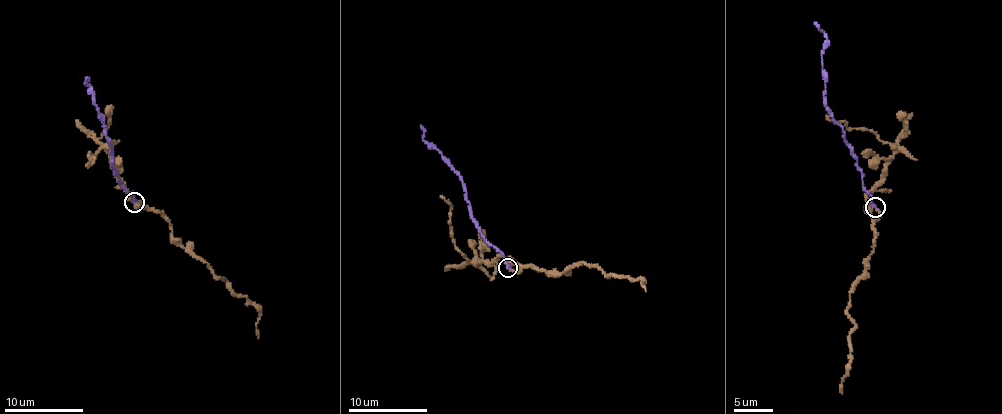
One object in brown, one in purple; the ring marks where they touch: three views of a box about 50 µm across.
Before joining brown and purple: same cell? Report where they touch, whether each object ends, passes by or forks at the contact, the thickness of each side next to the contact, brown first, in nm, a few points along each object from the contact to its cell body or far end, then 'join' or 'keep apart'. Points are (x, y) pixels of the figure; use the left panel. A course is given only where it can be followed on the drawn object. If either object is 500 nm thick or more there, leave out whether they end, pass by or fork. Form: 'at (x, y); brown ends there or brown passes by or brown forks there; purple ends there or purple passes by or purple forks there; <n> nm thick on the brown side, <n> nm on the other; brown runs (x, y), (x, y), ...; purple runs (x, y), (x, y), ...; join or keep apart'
at (134, 202); brown ends there; purple ends there; 150 nm thick on the brown side, 200 nm on the other; brown runs (133, 202), (154, 208), (185, 249), (247, 298), (259, 313), (258, 338); purple runs (133, 202), (134, 193), (128, 191), (112, 167), (113, 152), (104, 131), (104, 116), (98, 113), (86, 78); keep apart

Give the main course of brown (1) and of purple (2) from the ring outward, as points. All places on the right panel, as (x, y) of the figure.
1: (875, 207), (871, 214), (873, 251), (850, 295), (848, 315), (855, 327), (842, 379), (842, 394)
2: (875, 207), (863, 186), (857, 157), (842, 127), (826, 106), (821, 53), (826, 36), (814, 22)

